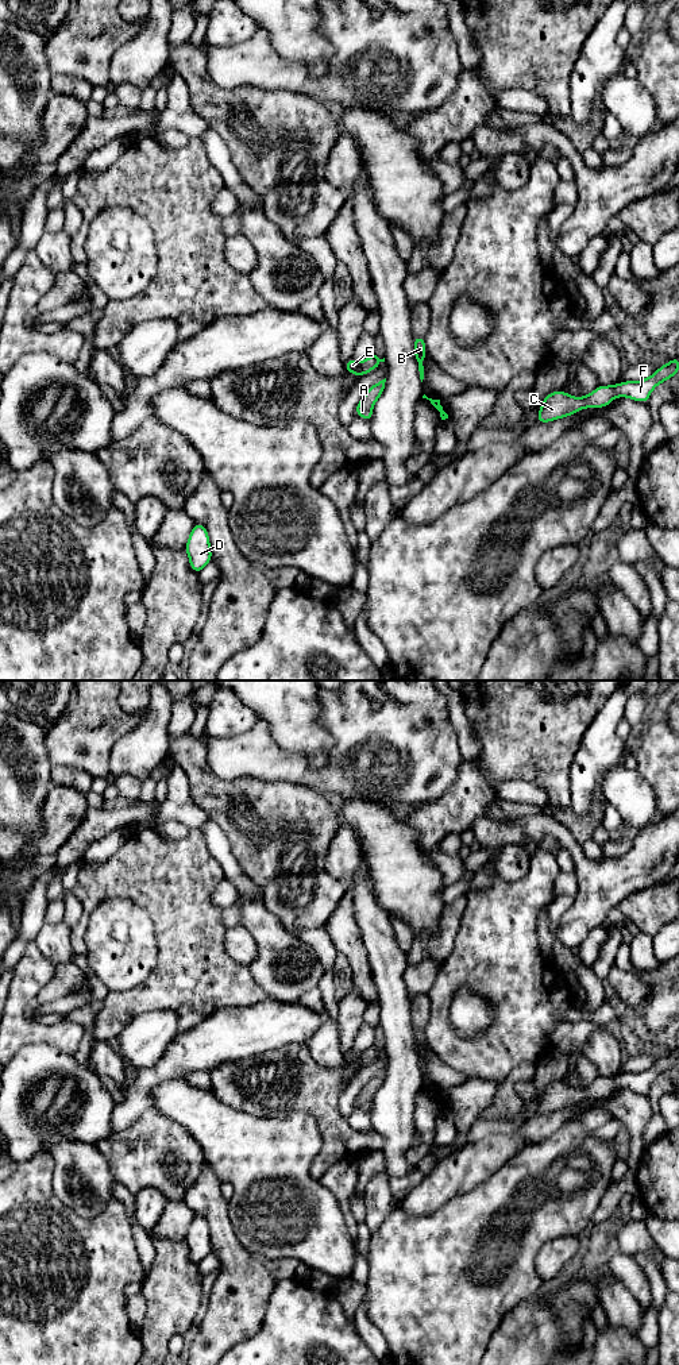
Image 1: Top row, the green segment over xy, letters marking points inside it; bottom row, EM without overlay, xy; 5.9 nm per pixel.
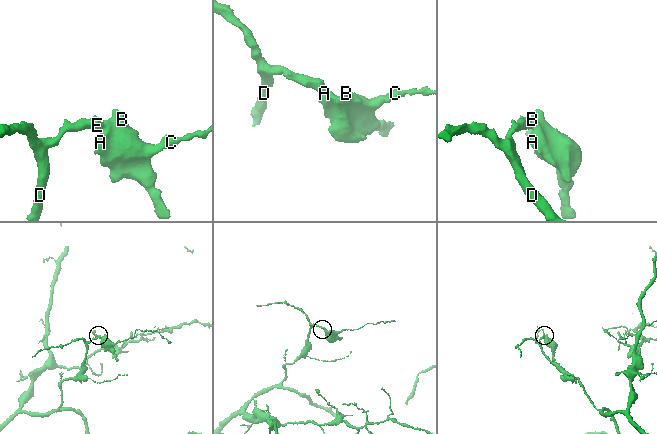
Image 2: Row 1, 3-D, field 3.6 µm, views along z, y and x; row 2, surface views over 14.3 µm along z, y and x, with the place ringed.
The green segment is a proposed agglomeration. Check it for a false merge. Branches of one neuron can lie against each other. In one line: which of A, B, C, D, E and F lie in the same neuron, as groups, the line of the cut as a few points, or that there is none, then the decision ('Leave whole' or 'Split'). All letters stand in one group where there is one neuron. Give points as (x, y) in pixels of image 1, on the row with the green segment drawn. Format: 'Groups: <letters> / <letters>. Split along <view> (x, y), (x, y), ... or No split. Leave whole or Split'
Groups: A B C D E F. No split. Leave whole

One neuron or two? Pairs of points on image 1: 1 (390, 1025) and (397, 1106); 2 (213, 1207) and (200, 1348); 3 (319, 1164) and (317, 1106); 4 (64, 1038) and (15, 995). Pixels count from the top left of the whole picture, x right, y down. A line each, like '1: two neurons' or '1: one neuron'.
1: one neuron
2: one neuron
3: one neuron
4: one neuron

